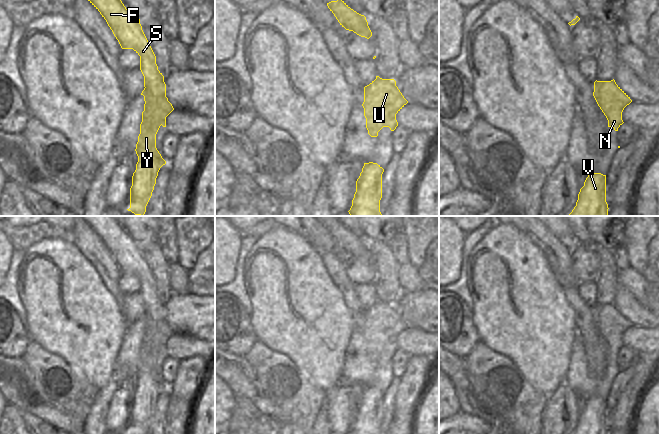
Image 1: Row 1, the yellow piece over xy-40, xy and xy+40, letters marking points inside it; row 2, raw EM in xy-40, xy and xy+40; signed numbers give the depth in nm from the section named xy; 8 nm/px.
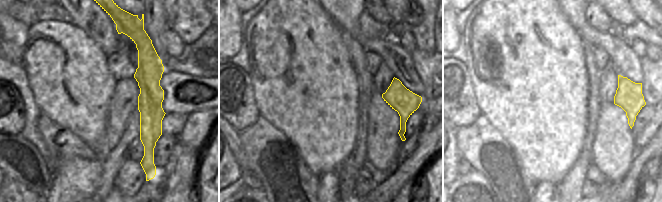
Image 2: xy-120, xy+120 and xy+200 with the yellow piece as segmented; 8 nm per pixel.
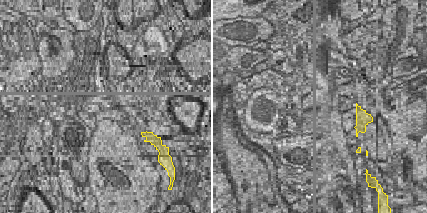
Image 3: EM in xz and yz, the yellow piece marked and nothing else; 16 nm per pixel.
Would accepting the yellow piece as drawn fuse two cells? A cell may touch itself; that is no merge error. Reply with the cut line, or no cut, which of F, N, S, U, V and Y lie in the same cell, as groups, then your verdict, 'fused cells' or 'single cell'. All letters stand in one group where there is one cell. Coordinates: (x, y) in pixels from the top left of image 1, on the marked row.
cut xy-40 (165, 96), (169, 111), (161, 124); groups F S V Y / N U; fused cells

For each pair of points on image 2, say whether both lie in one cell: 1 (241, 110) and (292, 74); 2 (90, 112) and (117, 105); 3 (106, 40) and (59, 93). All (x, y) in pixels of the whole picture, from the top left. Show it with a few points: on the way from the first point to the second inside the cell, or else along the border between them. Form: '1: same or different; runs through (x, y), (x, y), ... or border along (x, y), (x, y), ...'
1: different; border along (250, 78), (253, 99), (260, 114)
2: different; border along (116, 85), (108, 108), (106, 127), (103, 130)
3: different; border along (83, 30), (107, 55)

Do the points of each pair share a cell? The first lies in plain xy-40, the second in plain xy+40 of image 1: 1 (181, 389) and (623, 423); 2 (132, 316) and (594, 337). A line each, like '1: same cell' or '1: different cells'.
1: same cell
2: different cells

